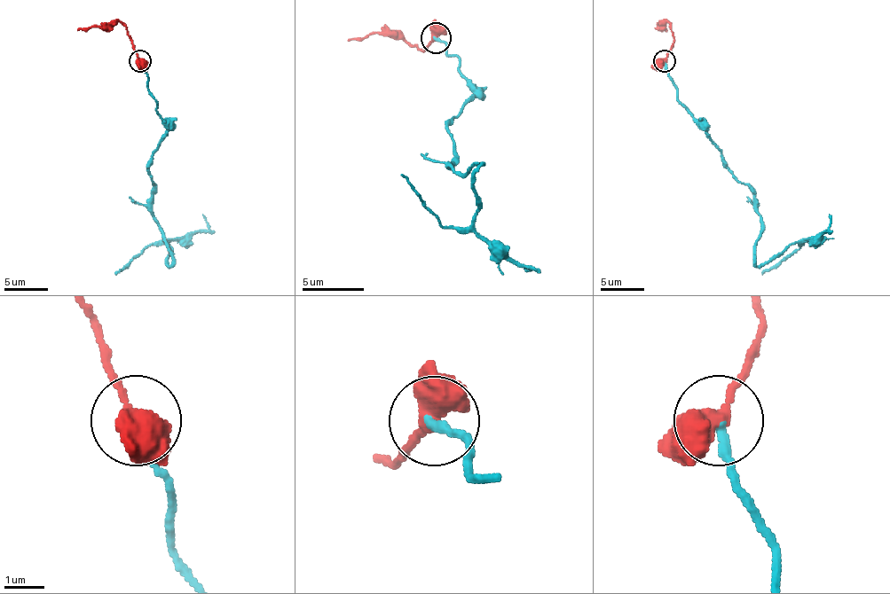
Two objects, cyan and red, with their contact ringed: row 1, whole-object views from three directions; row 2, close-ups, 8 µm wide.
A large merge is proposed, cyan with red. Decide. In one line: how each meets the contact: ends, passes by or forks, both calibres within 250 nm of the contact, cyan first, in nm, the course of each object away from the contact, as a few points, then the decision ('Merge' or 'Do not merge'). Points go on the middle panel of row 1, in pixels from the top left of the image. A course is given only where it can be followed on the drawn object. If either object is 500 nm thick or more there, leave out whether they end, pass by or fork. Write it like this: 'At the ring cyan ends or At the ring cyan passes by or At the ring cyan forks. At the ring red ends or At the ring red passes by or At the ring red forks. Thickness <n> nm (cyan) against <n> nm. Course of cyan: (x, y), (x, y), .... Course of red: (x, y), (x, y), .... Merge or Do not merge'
At the ring cyan ends. At the ring red passes by. Thickness 200 nm (cyan) against 480 nm. Course of cyan: (435, 36), (472, 95), (447, 126), (456, 172), (481, 166), (478, 212), (466, 228), (444, 228), (401, 175). Course of red: (435, 36), (422, 49), (407, 40), (367, 34), (349, 40). Merge

